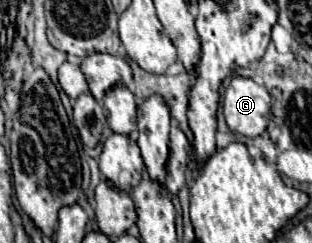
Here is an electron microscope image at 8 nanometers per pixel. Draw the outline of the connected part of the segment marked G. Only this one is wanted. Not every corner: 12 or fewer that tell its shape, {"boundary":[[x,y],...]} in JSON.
{"boundary":[[232,78],[224,118],[232,132],[260,136],[270,118],[268,90]]}

